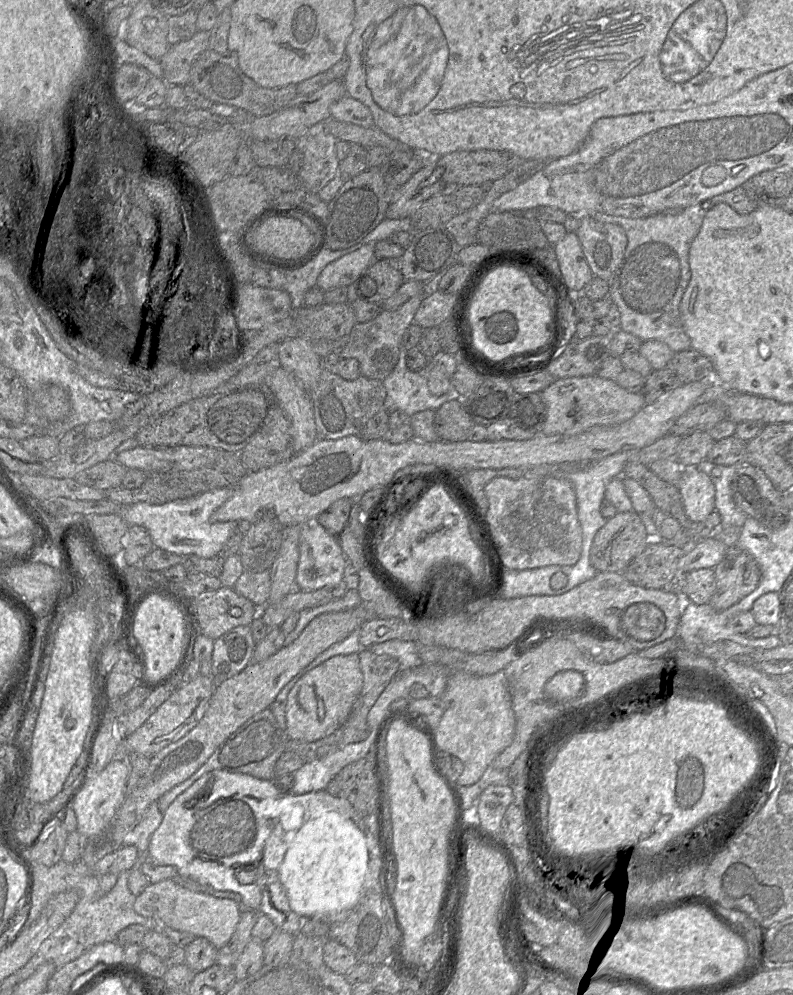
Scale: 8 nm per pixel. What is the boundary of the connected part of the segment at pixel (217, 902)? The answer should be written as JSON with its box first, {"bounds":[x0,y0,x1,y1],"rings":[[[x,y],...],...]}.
{"bounds":[134,879,240,950],"rings":[[[172,879],[149,884],[134,902],[137,914],[157,921],[161,926],[205,938],[218,950],[225,947],[240,920],[239,903],[230,899],[190,891]]]}

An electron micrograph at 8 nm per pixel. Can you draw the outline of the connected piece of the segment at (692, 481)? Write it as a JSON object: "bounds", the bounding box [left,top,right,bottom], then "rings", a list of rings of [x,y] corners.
{"bounds":[677,468,715,523],"rings":[[[684,468],[677,483],[684,510],[694,523],[700,523],[715,511],[715,488],[710,477],[697,468]]]}

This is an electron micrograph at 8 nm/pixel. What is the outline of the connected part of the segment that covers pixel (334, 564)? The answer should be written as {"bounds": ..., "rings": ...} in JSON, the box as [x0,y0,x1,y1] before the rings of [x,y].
{"bounds":[295,522,348,591],"rings":[[[312,522],[301,526],[299,552],[295,589],[313,591],[342,584],[348,559],[343,552],[338,537],[329,533],[321,524]]]}

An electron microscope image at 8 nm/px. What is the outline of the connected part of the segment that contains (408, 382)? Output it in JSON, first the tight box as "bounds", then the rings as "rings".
{"bounds":[382,342,453,417],"rings":[[[401,342],[401,350],[399,360],[393,371],[382,381],[386,391],[386,398],[383,403],[383,409],[387,412],[402,411],[408,417],[423,410],[437,410],[441,405],[449,400],[453,394],[434,395],[427,386],[427,382],[423,372],[411,371],[406,365],[407,351],[403,348]]]}

